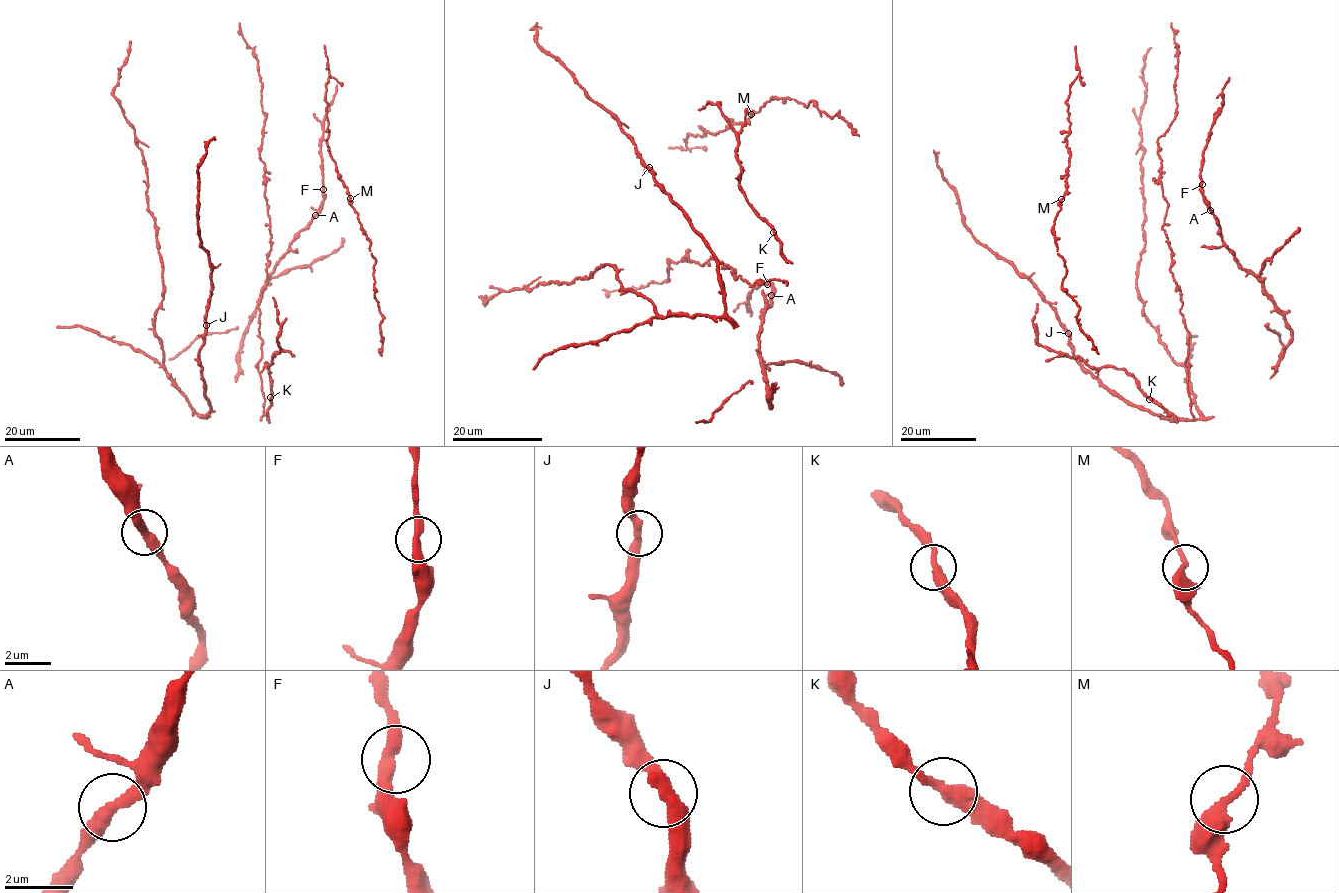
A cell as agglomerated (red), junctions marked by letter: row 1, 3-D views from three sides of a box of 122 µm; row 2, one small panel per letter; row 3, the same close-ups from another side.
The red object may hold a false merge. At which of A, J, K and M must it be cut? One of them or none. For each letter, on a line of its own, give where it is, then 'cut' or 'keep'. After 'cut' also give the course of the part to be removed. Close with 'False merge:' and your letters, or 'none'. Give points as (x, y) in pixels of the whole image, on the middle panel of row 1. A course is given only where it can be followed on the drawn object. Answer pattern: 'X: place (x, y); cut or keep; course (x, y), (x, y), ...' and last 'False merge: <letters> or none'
A: place (771, 295); keep
J: place (649, 167); keep
K: place (773, 232); keep
M: place (751, 114); keep
False merge: none

